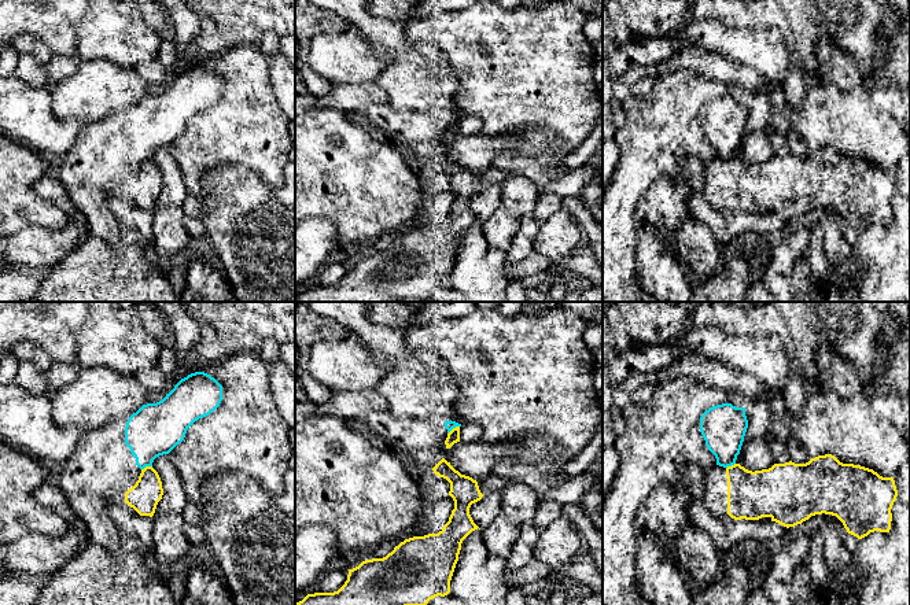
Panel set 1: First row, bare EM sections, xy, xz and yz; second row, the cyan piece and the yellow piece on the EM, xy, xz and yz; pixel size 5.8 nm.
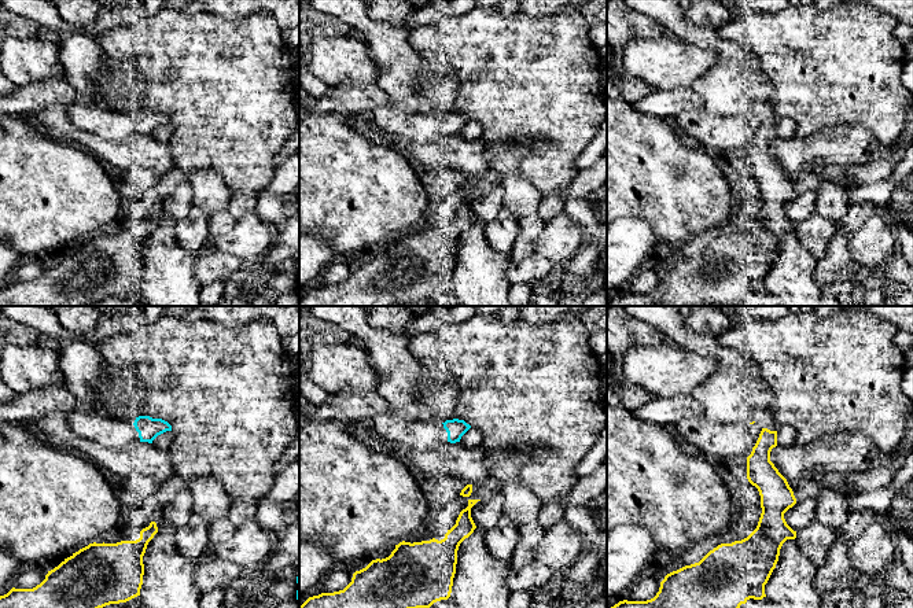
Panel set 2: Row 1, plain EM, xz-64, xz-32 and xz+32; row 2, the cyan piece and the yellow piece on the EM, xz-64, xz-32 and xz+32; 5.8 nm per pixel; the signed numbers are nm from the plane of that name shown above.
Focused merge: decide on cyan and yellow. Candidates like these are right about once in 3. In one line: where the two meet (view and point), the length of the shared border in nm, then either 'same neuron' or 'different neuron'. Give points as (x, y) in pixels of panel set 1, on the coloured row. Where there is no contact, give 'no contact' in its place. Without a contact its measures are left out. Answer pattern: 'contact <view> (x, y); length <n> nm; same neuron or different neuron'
contact xz (453, 427); length 90 nm; different neuron

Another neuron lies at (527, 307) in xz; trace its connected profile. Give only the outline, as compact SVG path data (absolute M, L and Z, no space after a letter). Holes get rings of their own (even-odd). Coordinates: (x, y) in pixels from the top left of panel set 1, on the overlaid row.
M523 302L520 313L534 316L556 307L556 302Z

